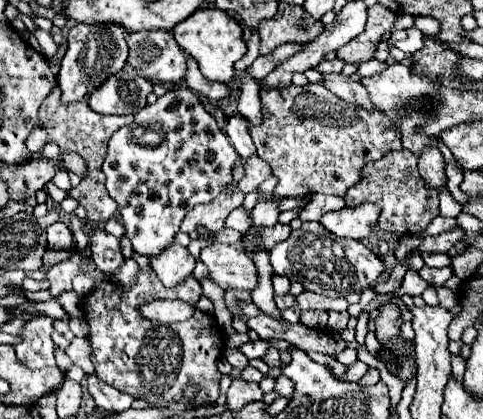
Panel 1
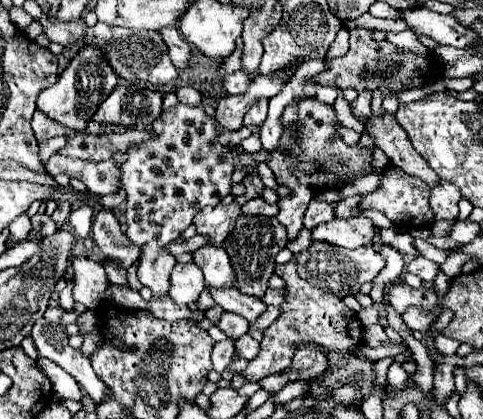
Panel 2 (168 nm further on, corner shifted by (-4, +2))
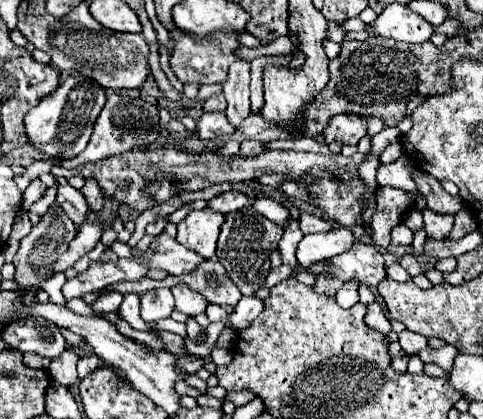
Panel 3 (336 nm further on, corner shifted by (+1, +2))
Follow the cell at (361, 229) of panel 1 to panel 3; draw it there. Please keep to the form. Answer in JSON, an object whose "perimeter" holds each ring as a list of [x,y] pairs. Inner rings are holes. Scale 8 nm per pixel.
{"perimeter":[[[347,227],[331,229],[329,233],[305,235],[297,247],[297,265],[301,269],[311,267],[319,261],[327,261],[353,247],[353,233]]]}

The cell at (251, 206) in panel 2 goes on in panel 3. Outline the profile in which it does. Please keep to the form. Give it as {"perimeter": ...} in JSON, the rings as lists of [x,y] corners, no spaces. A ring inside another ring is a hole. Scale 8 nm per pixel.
{"perimeter":[[[261,197],[261,199],[257,199],[255,201],[255,205],[253,205],[263,217],[267,217],[267,219],[271,219],[273,223],[277,223],[277,225],[281,225],[283,229],[285,229],[285,225],[289,223],[289,211],[283,207],[283,205],[279,205],[277,201],[273,201],[273,199],[267,199],[267,197]]]}

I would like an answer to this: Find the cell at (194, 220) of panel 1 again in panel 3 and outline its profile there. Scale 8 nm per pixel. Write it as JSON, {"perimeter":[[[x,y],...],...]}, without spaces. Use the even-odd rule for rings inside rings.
{"perimeter":[[[201,209],[191,211],[179,225],[177,225],[177,241],[185,245],[187,249],[199,253],[201,257],[213,259],[217,249],[217,237],[219,227],[223,223],[223,215],[217,215],[215,211]]]}

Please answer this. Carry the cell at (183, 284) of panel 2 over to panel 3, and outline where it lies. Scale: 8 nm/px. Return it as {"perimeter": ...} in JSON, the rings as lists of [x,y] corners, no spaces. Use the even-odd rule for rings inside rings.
{"perimeter":[[[177,285],[173,289],[173,297],[175,297],[175,309],[177,311],[181,311],[181,313],[185,313],[189,317],[197,317],[197,315],[205,313],[207,301],[203,299],[201,293],[195,293],[185,285]]]}

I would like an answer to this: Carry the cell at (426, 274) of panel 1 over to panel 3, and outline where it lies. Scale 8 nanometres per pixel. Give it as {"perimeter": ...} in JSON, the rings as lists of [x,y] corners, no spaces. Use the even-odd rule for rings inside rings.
{"perimeter":[[[403,255],[401,257],[401,267],[411,275],[411,277],[415,277],[415,275],[419,275],[419,273],[423,273],[423,269],[421,269],[421,263],[413,257],[413,255]]]}

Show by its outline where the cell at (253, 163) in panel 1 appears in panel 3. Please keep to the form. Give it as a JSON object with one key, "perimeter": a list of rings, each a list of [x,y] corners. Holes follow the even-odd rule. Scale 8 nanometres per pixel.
{"perimeter":[[[227,191],[227,193],[221,193],[221,195],[213,197],[211,201],[207,201],[207,207],[217,211],[217,213],[227,215],[231,211],[243,209],[245,203],[247,203],[247,197],[243,193],[239,193],[239,191]]]}

